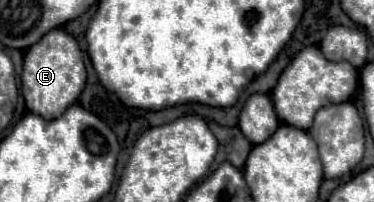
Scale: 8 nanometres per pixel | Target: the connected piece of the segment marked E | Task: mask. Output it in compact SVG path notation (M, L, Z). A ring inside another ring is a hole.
M61 28L47 32L25 54L21 84L23 84L25 104L33 114L39 114L47 120L61 116L71 104L77 102L81 90L85 88L85 80L87 80L87 72L79 44L71 34L67 34Z

